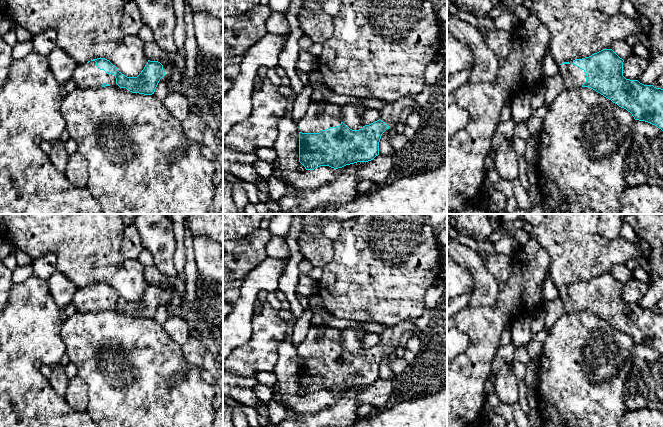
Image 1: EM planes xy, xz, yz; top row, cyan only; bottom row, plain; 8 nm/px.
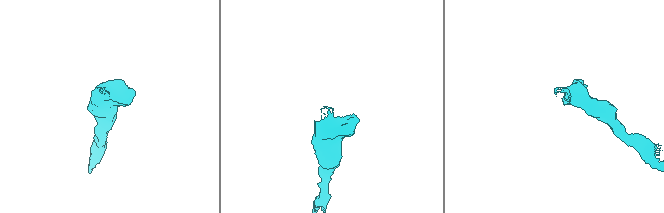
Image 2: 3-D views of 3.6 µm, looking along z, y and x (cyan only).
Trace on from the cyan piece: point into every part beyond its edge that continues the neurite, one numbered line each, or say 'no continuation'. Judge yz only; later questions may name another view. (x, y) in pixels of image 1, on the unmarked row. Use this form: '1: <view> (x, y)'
1: yz (574, 301)

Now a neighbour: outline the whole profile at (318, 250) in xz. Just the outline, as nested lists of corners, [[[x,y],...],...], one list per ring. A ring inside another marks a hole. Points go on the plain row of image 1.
[[[301,234],[298,238],[300,252],[313,267],[323,268],[334,257],[333,241],[326,236]]]

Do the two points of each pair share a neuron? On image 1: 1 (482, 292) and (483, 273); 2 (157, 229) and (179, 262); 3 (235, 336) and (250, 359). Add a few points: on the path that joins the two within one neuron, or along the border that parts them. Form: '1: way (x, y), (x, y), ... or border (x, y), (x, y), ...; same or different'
1: way (483, 287), (483, 278); same
2: border (174, 230), (174, 267), (178, 276); different
3: border (252, 325), (251, 337), (233, 350); different

